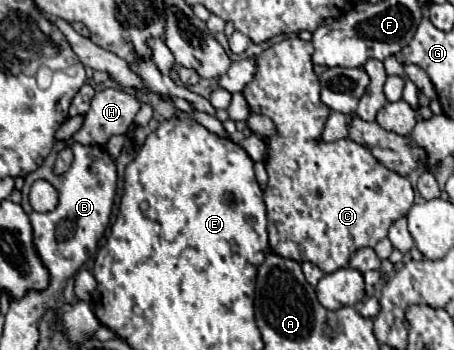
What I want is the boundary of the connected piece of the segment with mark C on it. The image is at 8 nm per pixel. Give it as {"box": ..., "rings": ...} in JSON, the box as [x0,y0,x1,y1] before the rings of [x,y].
{"box":[243,37,413,273],"rings":[[[297,37],[271,45],[255,57],[253,81],[243,89],[251,113],[267,115],[277,125],[277,135],[271,139],[271,147],[283,155],[269,155],[265,169],[269,173],[265,195],[267,205],[267,231],[269,245],[275,253],[295,259],[299,263],[311,261],[323,273],[333,273],[347,265],[347,259],[359,247],[375,247],[377,241],[387,237],[391,223],[403,217],[413,205],[413,187],[407,177],[387,169],[379,163],[371,151],[357,145],[351,139],[339,139],[335,143],[319,143],[323,125],[331,109],[319,99],[319,79],[313,73],[311,43]]]}

